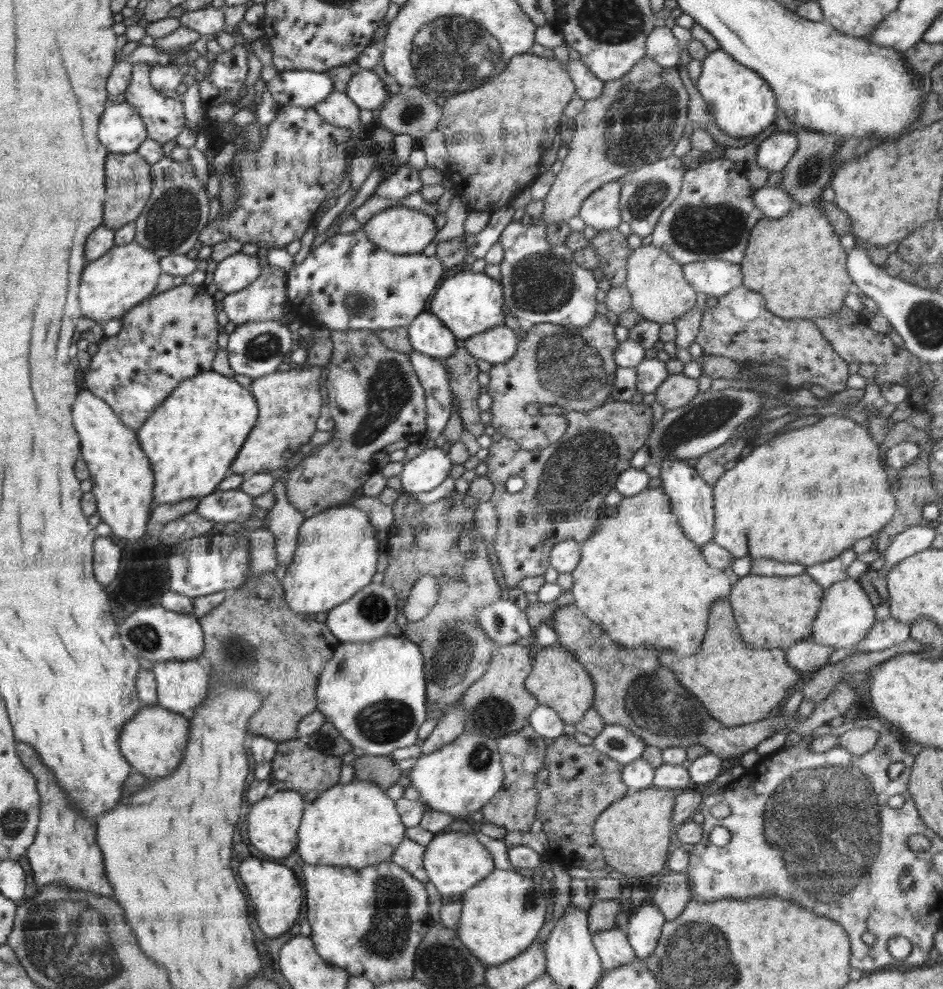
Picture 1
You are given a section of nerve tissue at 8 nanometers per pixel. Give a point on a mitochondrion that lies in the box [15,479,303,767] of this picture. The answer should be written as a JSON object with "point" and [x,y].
{"point":[240,653]}

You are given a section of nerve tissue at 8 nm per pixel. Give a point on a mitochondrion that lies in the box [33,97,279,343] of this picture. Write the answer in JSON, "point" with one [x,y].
{"point":[175,216]}

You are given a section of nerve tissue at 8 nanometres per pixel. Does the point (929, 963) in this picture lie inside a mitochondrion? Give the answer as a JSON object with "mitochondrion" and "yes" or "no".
{"mitochondrion":"no"}

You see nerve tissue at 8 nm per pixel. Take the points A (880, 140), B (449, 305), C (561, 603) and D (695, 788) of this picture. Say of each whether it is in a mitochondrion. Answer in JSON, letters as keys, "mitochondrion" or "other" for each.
{"A":"other","B":"other","C":"other","D":"other"}

